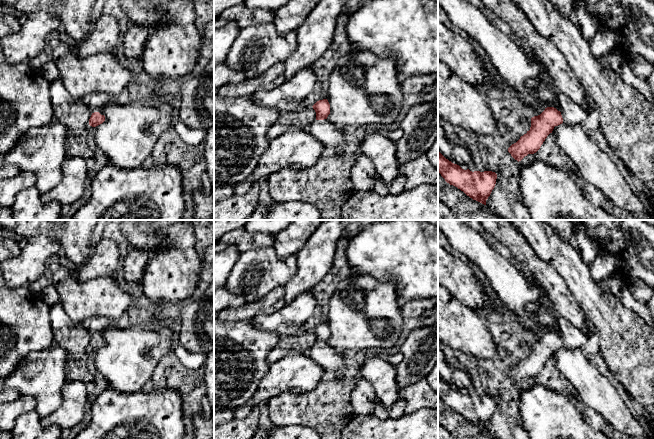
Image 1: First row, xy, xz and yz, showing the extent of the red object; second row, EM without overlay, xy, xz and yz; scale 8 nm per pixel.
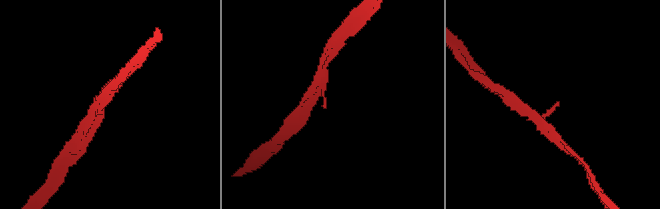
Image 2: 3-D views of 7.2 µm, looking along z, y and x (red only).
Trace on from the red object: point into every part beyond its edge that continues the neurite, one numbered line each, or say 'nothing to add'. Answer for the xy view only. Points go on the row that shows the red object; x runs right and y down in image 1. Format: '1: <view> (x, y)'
1: xy (96, 102)

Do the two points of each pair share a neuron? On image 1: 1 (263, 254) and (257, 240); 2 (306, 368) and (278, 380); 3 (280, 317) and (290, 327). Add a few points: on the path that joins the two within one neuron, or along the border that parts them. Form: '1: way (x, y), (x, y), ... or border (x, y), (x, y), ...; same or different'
1: border (272, 246), (258, 246), (240, 253); different
2: way (299, 373), (285, 375); same
3: way (282, 319), (288, 325); same

